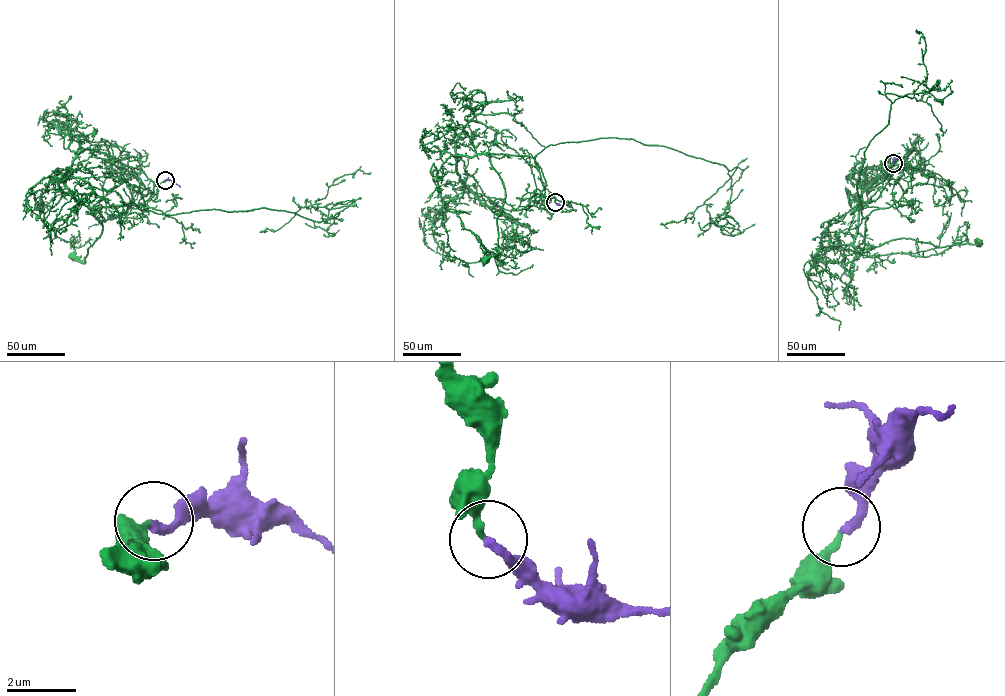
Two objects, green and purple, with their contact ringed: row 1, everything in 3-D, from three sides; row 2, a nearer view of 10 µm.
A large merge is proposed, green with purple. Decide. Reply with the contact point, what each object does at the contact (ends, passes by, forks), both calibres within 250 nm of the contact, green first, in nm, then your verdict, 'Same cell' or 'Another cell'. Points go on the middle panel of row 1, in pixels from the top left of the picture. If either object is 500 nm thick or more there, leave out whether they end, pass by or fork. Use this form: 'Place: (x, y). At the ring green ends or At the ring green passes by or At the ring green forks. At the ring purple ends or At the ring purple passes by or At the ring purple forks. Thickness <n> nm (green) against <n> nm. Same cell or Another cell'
Place: (555, 202). At the ring green ends. At the ring purple ends. Thickness 180 nm (green) against 240 nm. Same cell

